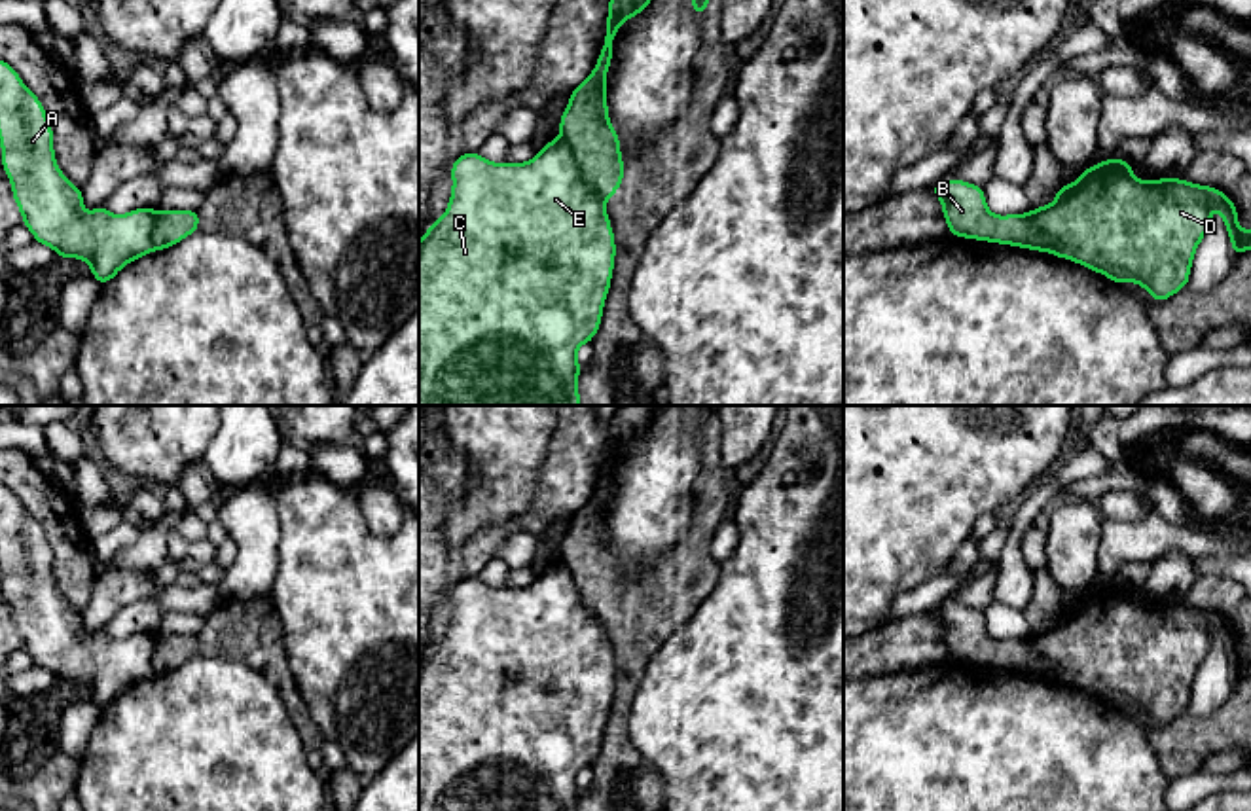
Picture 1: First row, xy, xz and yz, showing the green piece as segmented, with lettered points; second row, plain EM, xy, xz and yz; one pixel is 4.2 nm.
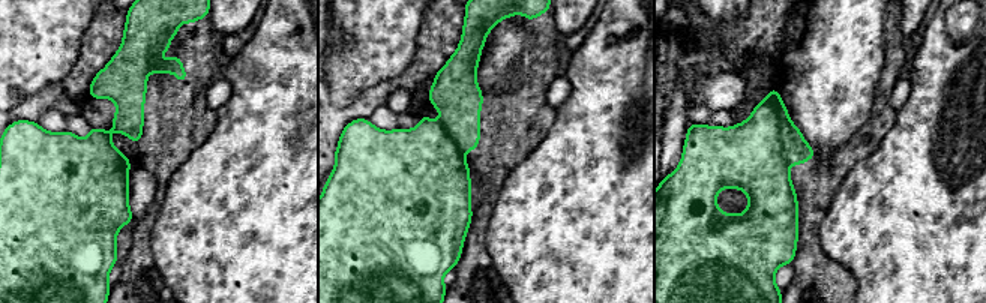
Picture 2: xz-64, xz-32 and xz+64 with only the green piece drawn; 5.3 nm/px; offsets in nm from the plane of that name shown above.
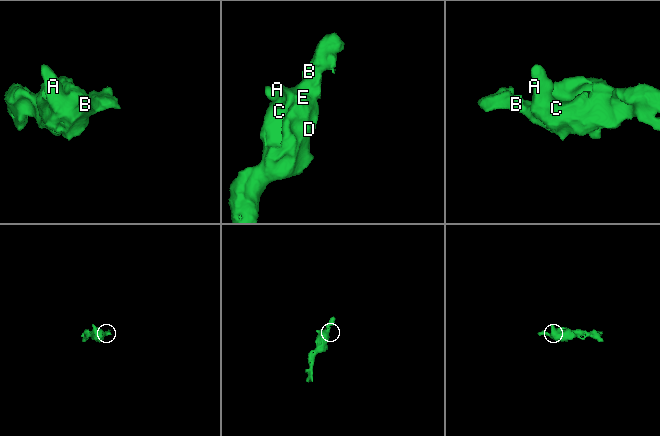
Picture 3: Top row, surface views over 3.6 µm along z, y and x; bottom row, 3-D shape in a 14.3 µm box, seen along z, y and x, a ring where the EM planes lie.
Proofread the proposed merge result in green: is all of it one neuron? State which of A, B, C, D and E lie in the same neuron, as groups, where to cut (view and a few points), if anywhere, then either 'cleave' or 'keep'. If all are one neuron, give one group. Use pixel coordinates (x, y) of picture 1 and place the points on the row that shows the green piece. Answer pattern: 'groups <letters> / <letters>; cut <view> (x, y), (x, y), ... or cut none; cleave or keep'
groups A C D E / B; cut xz (560, 137), (569, 146), (580, 179), (603, 203); cleave

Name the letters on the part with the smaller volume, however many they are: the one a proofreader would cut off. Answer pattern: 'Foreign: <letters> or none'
Foreign: B

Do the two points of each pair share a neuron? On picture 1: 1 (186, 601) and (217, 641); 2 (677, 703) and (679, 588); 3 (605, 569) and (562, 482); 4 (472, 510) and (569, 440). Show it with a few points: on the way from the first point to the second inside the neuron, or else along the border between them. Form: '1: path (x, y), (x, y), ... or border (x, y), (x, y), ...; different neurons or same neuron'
1: border (220, 599), (211, 616); different neurons
2: border (707, 595), (649, 662); different neurons
3: border (601, 472), (594, 495), (571, 518); different neurons
4: border (556, 425), (539, 474), (537, 497), (531, 503); different neurons

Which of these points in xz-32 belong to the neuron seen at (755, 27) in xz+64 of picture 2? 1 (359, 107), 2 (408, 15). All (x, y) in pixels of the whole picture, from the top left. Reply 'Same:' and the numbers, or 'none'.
Same: 1

